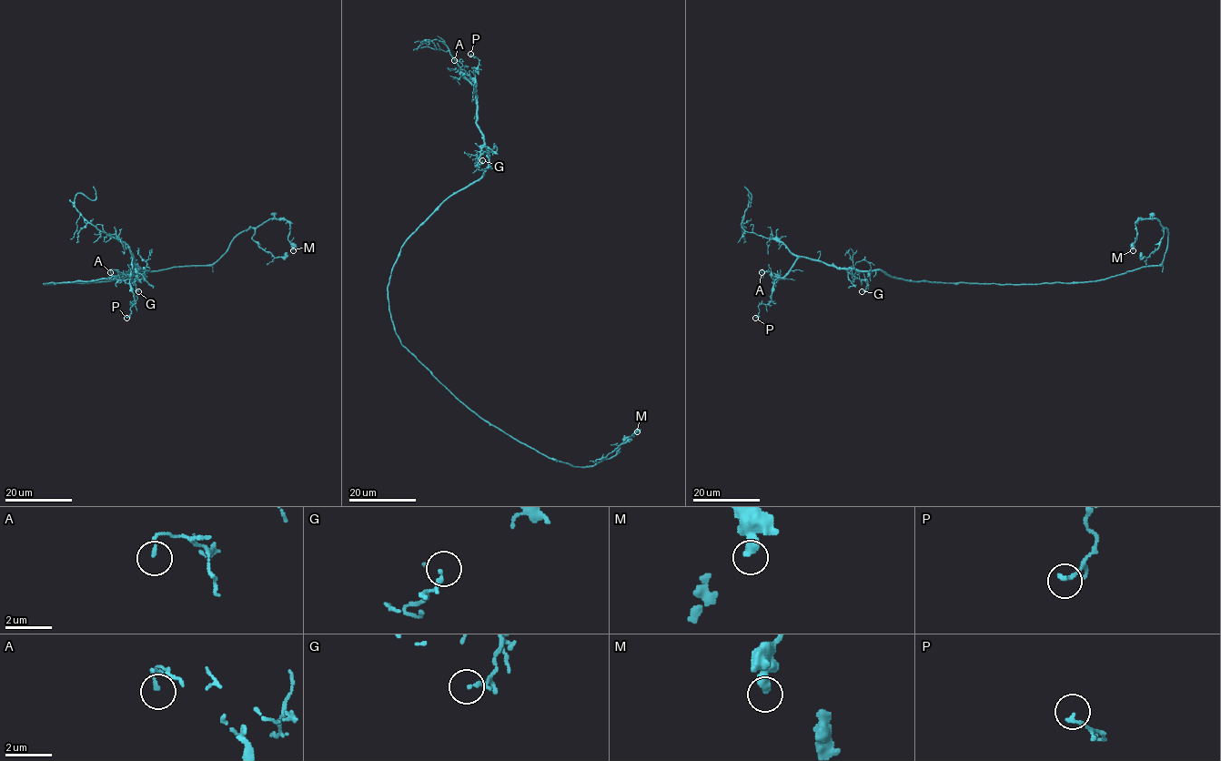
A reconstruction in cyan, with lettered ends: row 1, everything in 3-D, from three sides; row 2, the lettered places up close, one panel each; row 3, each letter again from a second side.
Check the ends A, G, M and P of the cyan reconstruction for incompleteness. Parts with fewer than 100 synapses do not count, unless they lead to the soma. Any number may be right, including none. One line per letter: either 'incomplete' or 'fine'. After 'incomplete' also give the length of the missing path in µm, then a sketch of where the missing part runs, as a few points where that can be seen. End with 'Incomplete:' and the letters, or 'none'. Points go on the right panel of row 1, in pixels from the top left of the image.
A: fine
G: fine
M: fine
P: fine
Incomplete: none

